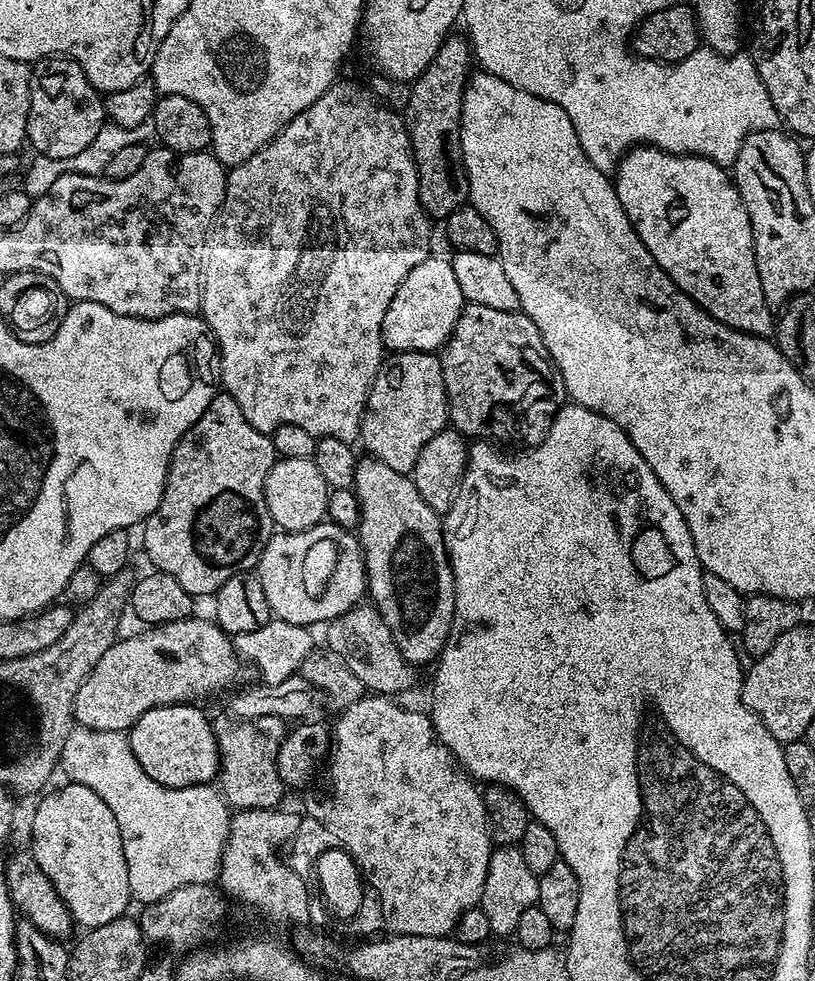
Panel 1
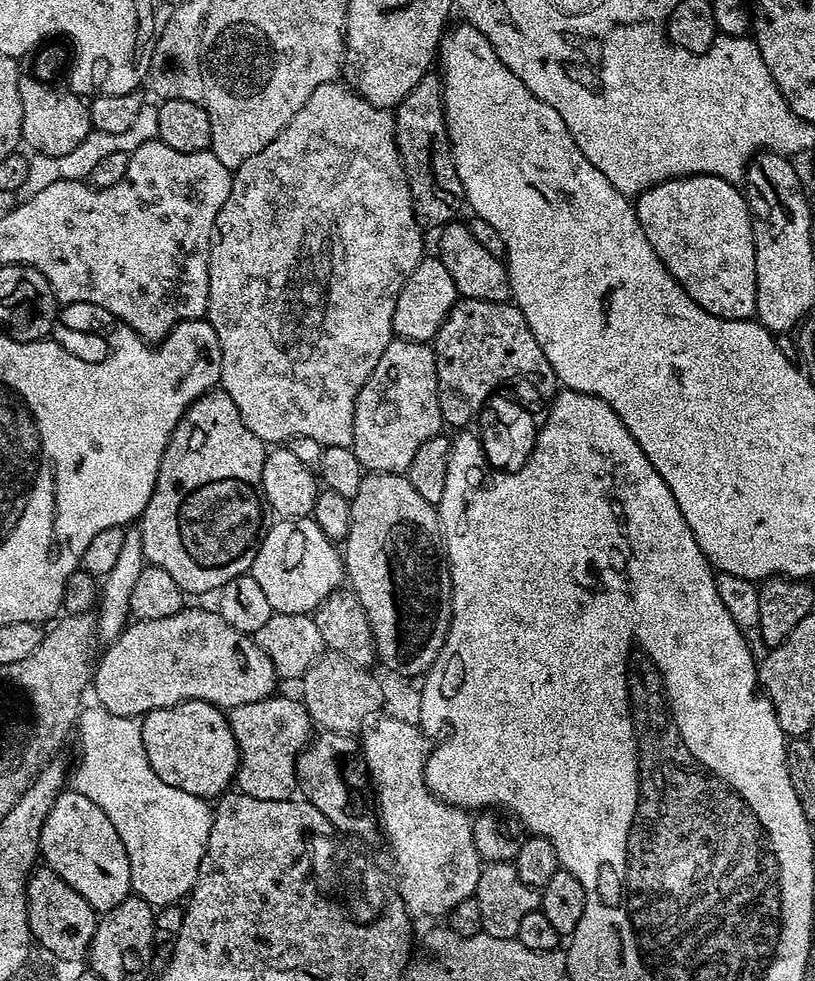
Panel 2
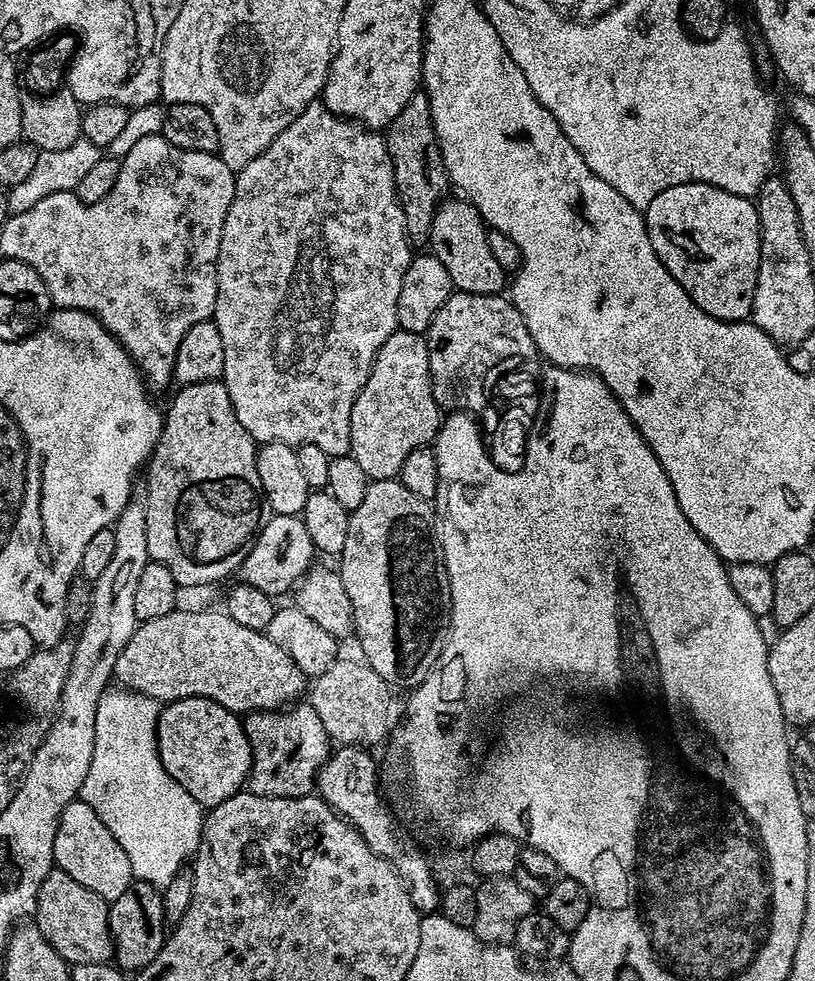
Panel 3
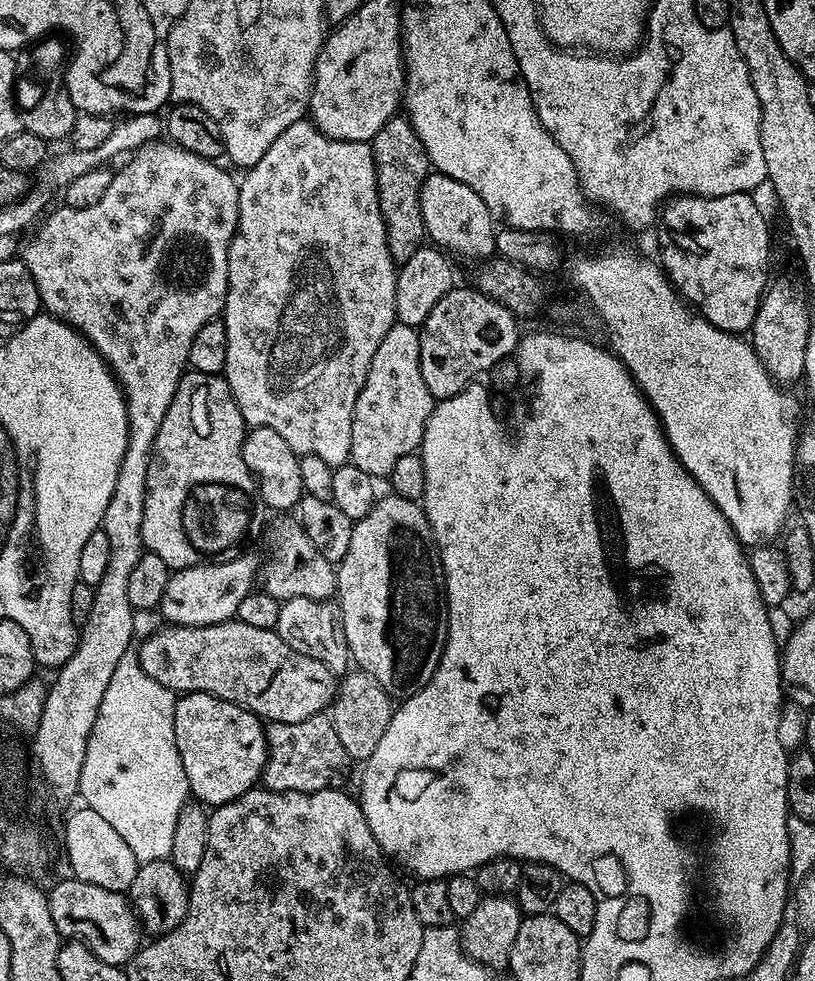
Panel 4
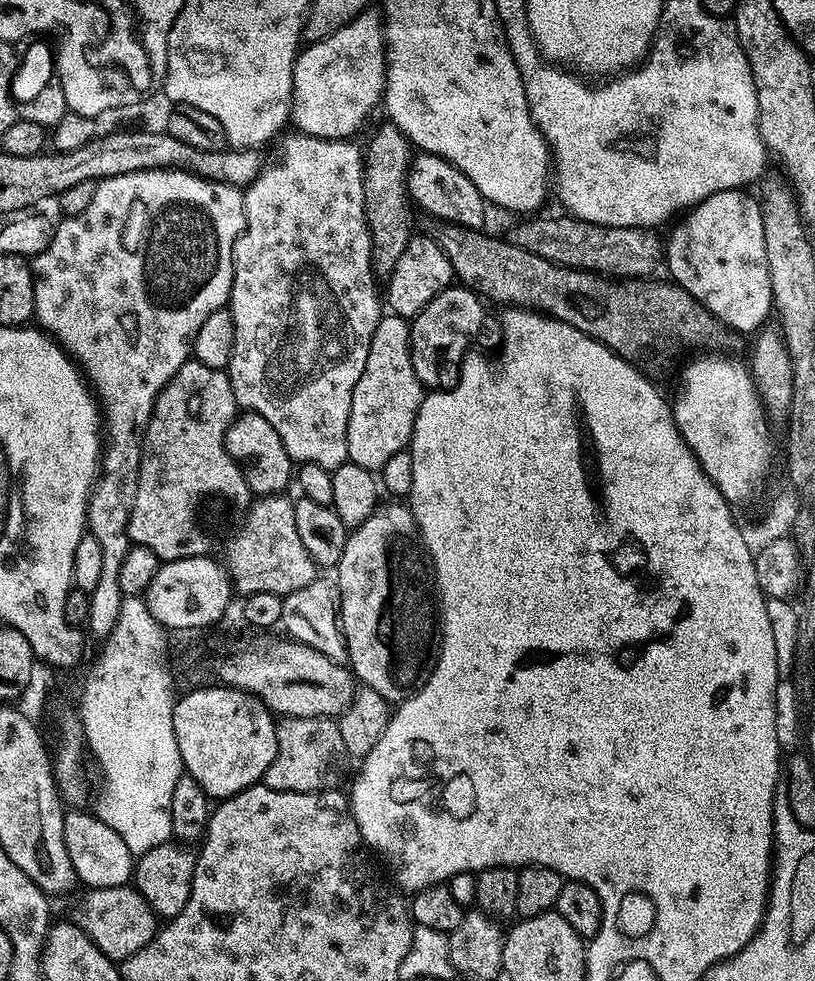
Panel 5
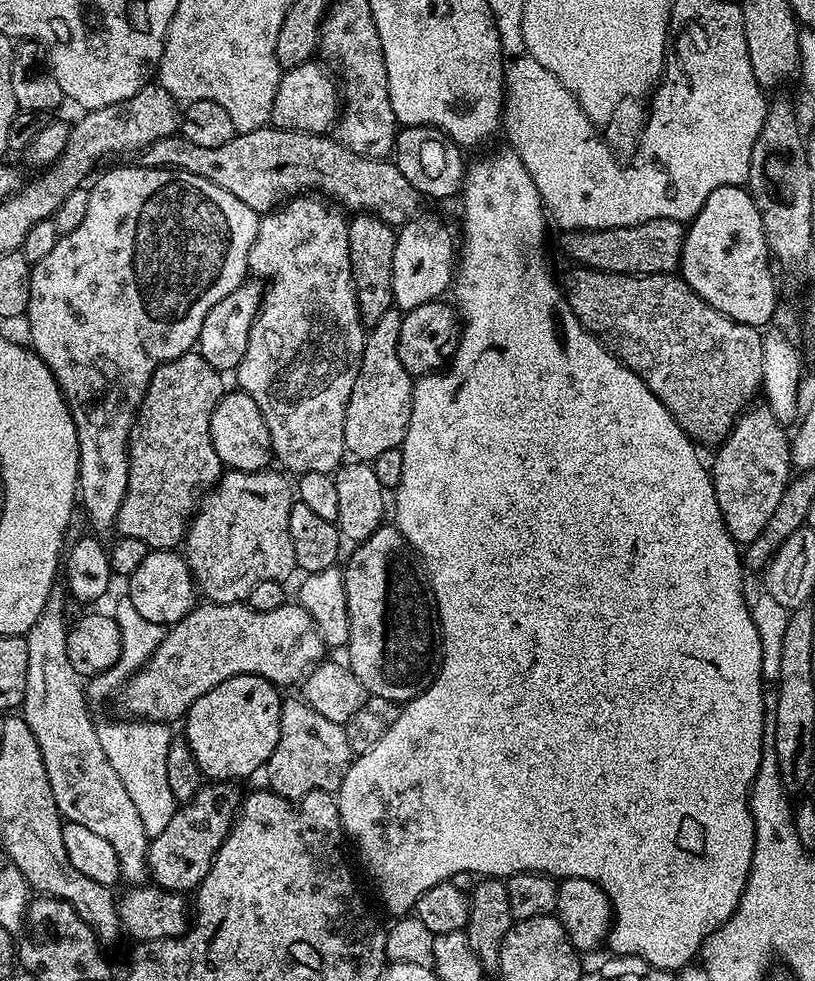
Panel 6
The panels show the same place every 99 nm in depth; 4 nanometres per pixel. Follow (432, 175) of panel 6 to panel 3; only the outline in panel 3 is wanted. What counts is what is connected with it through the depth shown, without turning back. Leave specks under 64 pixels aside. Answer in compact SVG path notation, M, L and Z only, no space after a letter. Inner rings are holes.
M466 198L459 199L445 199L437 207L427 239L427 243L432 244L431 255L436 256L442 266L446 266L446 274L450 274L455 291L487 296L503 293L506 288L506 273L502 266L498 266L498 258L490 254L489 229L476 205Z

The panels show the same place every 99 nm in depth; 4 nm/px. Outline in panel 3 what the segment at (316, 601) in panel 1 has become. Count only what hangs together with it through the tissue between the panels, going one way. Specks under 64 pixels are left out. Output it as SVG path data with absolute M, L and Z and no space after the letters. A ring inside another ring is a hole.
M271 515L261 528L250 554L243 560L238 572L248 585L262 590L268 596L276 598L293 589L301 577L308 571L315 558L316 551L310 534L301 517Z

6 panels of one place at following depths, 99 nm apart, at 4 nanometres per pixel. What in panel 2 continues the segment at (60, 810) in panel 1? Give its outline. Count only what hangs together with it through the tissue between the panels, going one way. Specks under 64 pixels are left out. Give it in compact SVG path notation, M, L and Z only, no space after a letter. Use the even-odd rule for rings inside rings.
M75 790L61 792L40 831L42 860L78 892L97 914L114 910L132 892L130 858L114 822L90 798Z

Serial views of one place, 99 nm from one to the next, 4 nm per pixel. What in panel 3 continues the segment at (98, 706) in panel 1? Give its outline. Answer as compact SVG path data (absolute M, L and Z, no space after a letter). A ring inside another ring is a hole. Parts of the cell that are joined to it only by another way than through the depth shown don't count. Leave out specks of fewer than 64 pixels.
M176 610L162 618L141 623L130 642L126 642L124 652L118 654L115 679L121 680L124 683L121 685L131 691L154 697L158 702L171 702L184 697L206 697L237 714L275 711L291 703L290 700L298 697L303 690L305 693L307 675L284 648L274 643L267 633L249 630L226 612L218 611L188 613Z

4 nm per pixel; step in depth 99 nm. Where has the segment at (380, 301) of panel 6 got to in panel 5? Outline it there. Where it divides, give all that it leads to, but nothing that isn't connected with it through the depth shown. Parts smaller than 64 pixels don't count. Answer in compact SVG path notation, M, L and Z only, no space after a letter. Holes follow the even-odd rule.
M384 122L384 125L377 130L372 141L368 144L368 152L363 153L364 158L364 218L368 223L368 234L372 240L372 270L377 277L387 277L394 270L398 258L402 258L402 250L406 250L409 240L414 235L412 229L412 220L408 217L408 208L410 209L408 195L408 167L412 162L414 155L413 145L390 122Z

